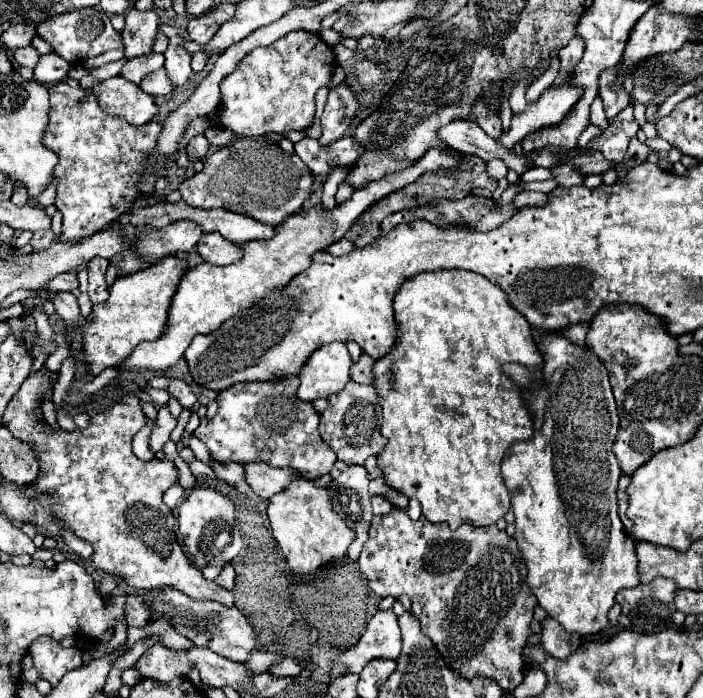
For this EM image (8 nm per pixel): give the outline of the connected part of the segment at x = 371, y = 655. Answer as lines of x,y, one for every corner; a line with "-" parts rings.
376,611
376,615
368,621
364,635
360,641
342,651
332,665
330,677
342,677
346,673
360,673
364,665
372,659
388,657
396,659
402,647
402,637
400,637
400,627
398,627
398,617
394,611

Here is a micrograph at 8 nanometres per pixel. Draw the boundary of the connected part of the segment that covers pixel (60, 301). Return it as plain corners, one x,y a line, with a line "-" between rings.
60,291
60,293
54,293
52,303
56,307
56,313
66,321
66,325
76,327
76,321
80,321
80,309
78,309
76,297
68,291

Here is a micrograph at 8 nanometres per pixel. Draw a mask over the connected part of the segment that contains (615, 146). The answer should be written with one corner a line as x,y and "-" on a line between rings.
616,121
614,123
610,123
610,127
602,133
602,135
598,135
598,137
594,137
588,145
586,145
586,149
590,149
590,151
600,151
602,155
604,155
604,159
608,159
608,161
614,161
614,163
620,163
622,159
624,159
624,153
626,153
626,149
628,149
628,143
630,143
630,139
632,137
636,137
636,133
638,133
638,123
636,121
622,121
622,123
618,123
616,125

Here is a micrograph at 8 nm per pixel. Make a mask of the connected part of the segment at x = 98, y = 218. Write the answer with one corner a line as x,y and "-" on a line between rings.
66,81
50,85
48,93
50,121
42,145
58,155
58,165
54,167
52,177
58,181
54,205
64,215
64,231
60,239
80,241
104,229
132,207
140,195
138,181
142,179
148,161
154,165
152,173
162,177
171,156
156,151
162,123
150,121
142,127
134,127
122,121
122,117
102,113
90,89
70,87

